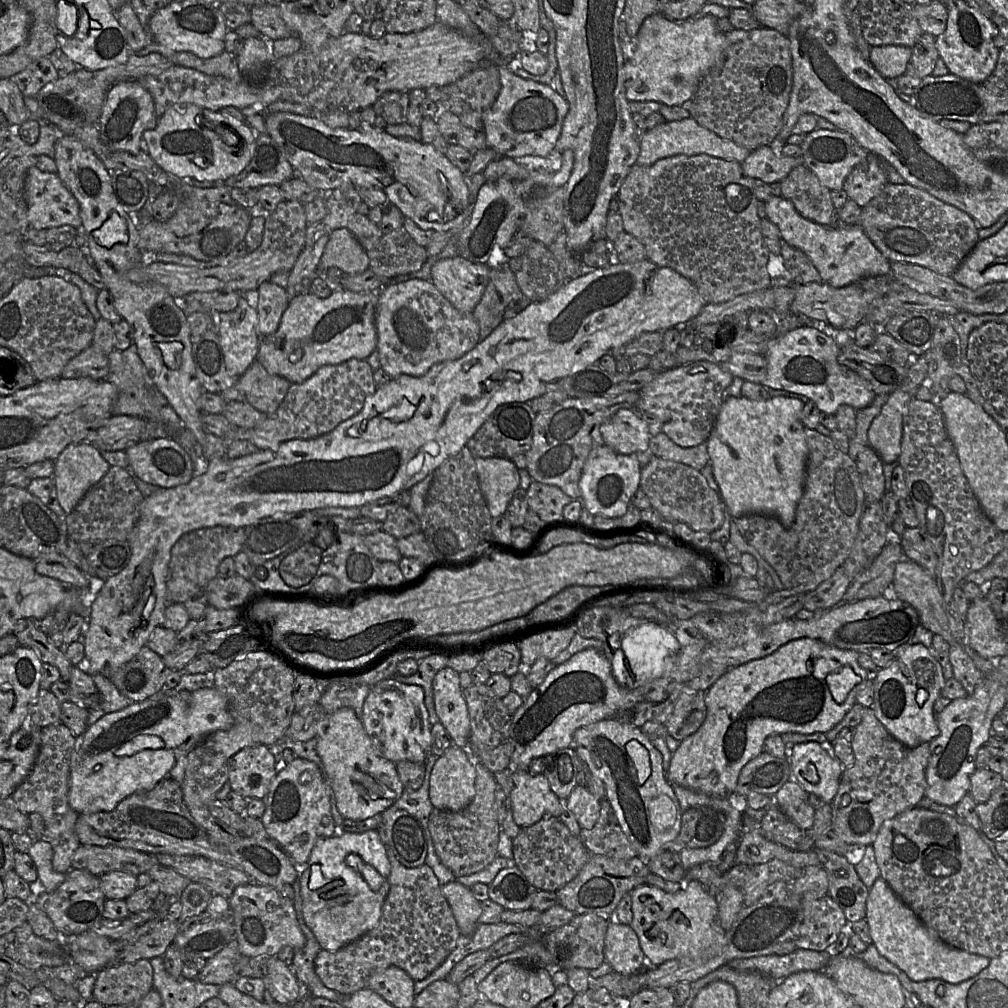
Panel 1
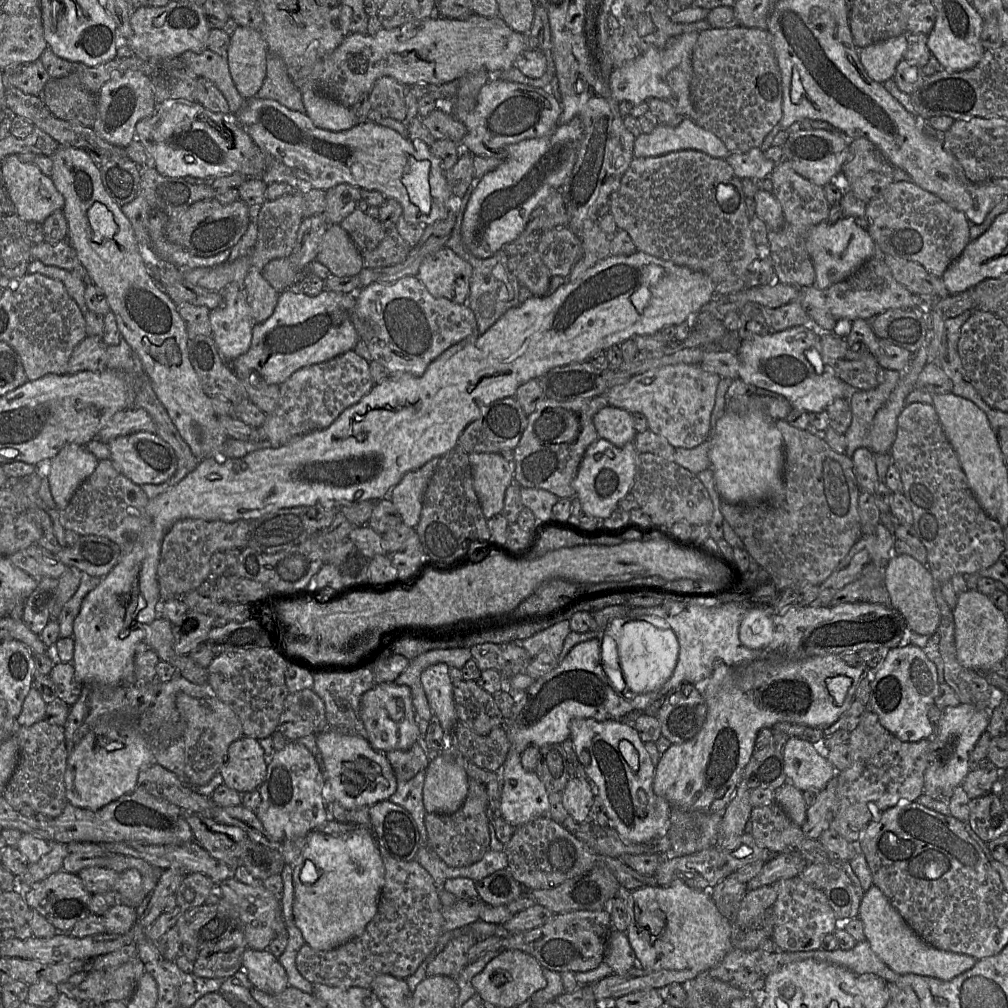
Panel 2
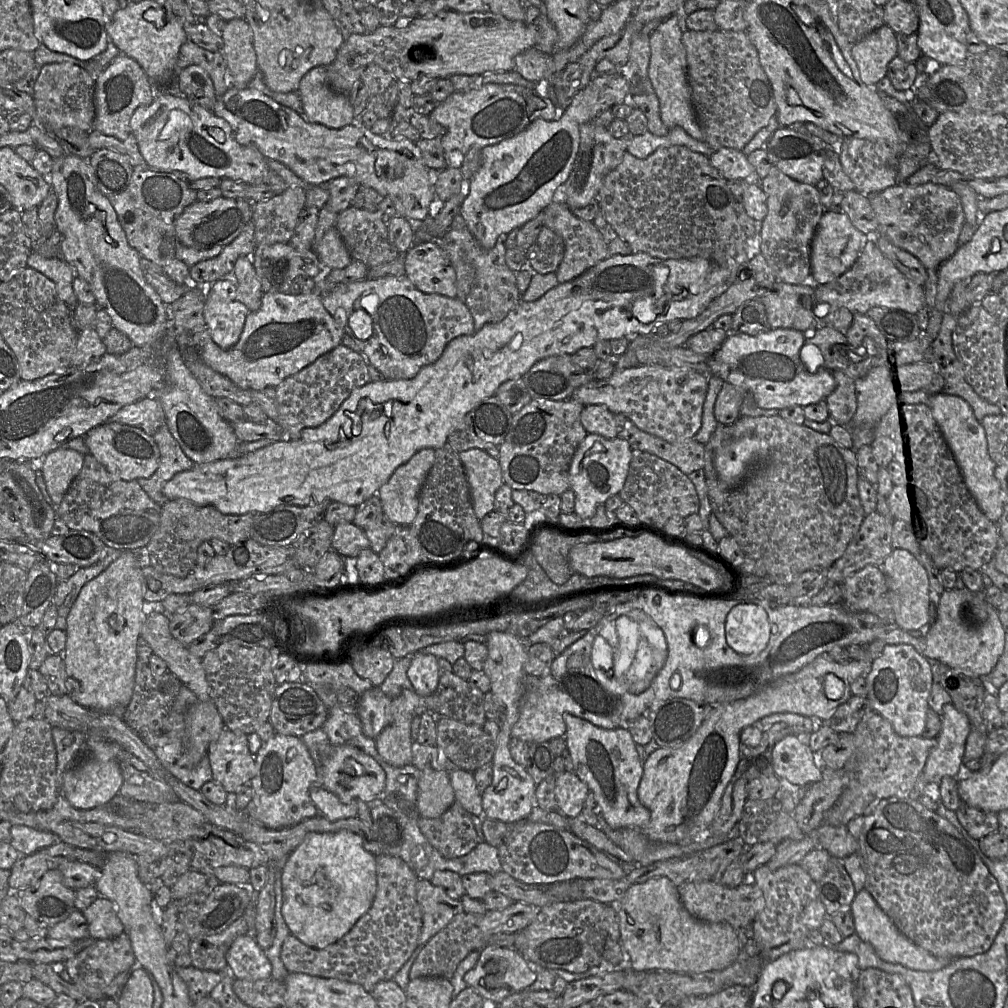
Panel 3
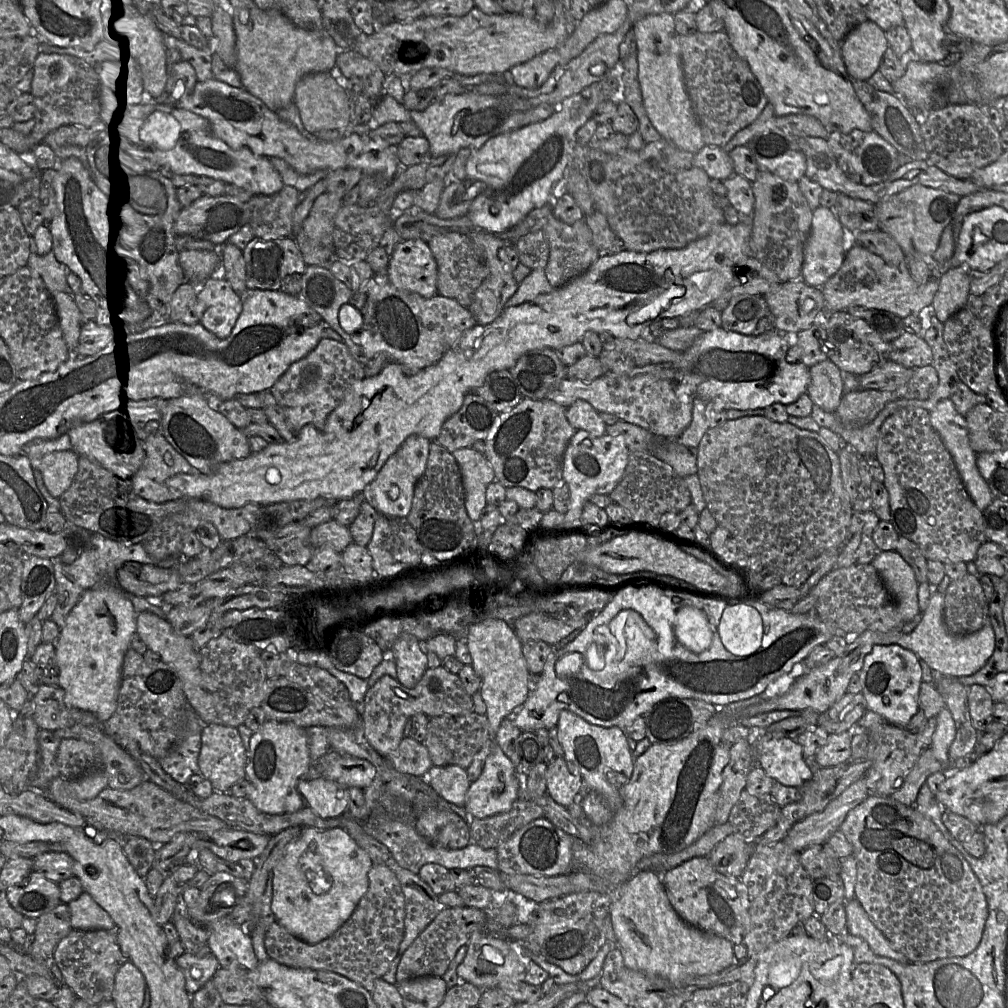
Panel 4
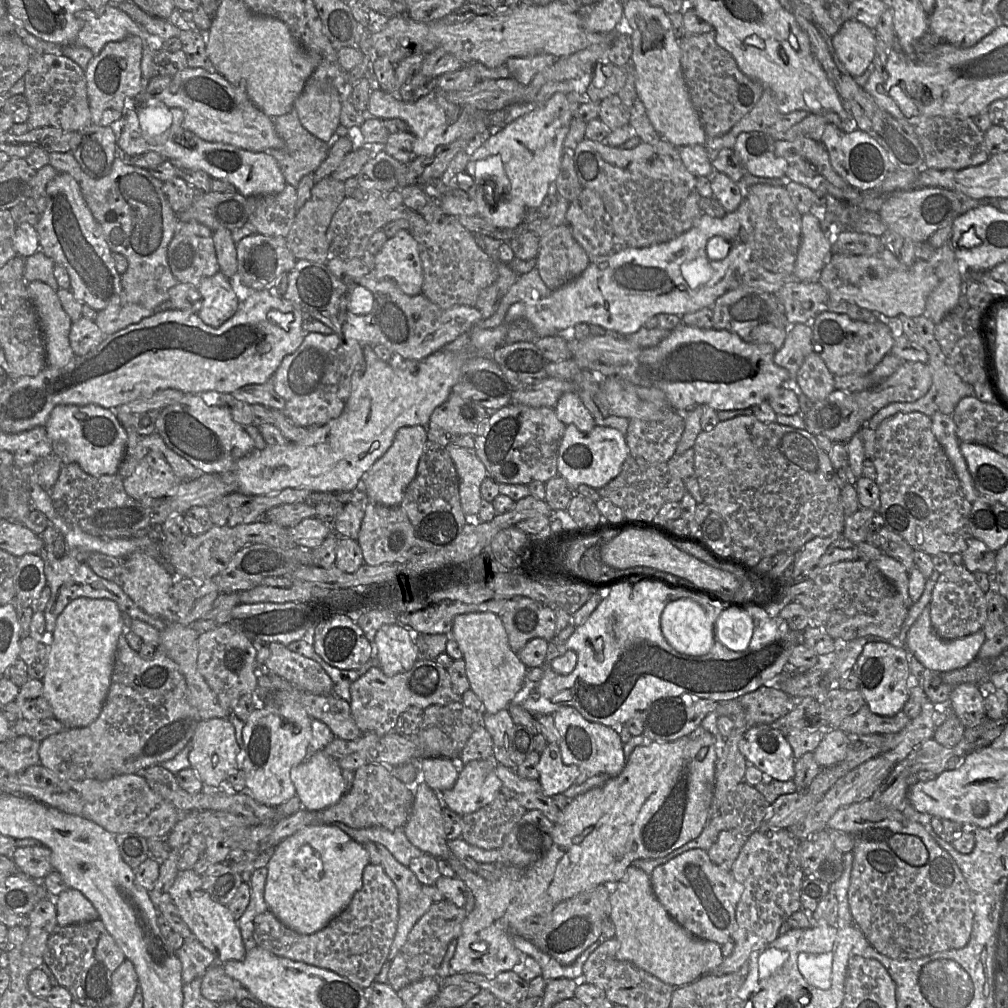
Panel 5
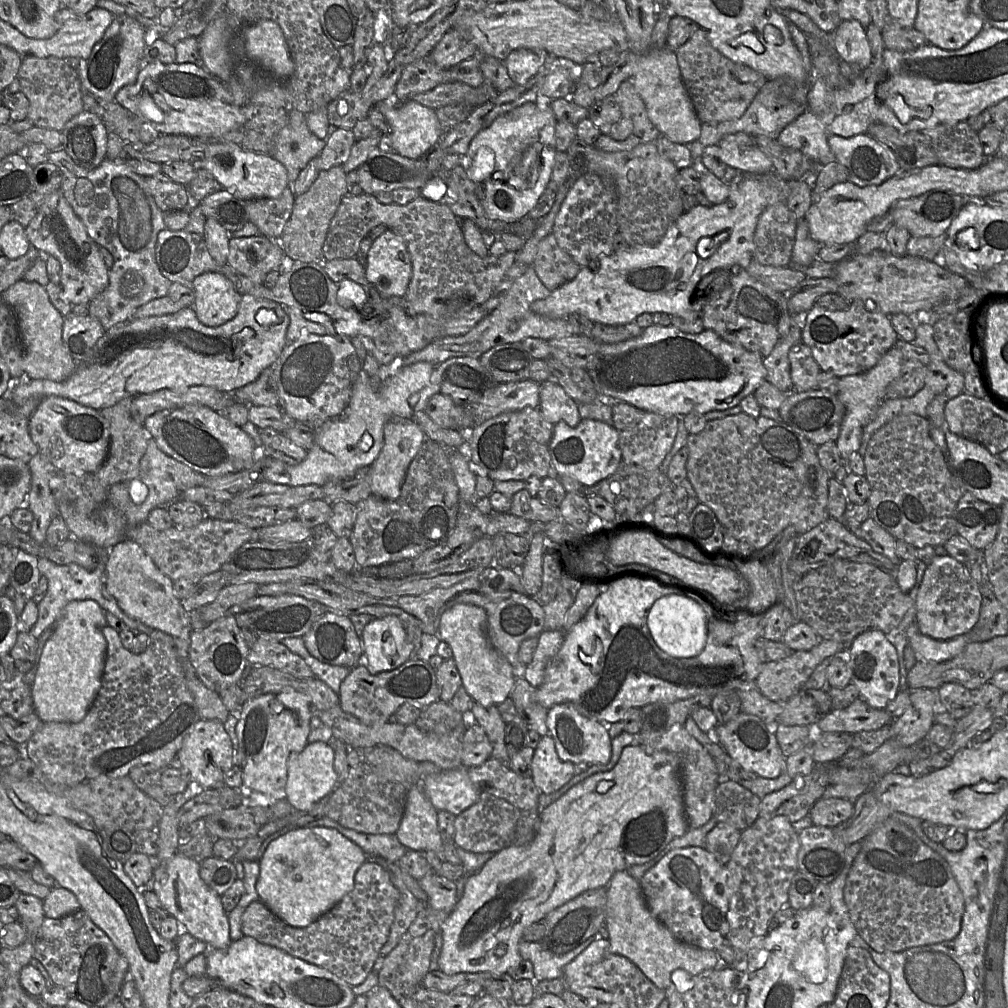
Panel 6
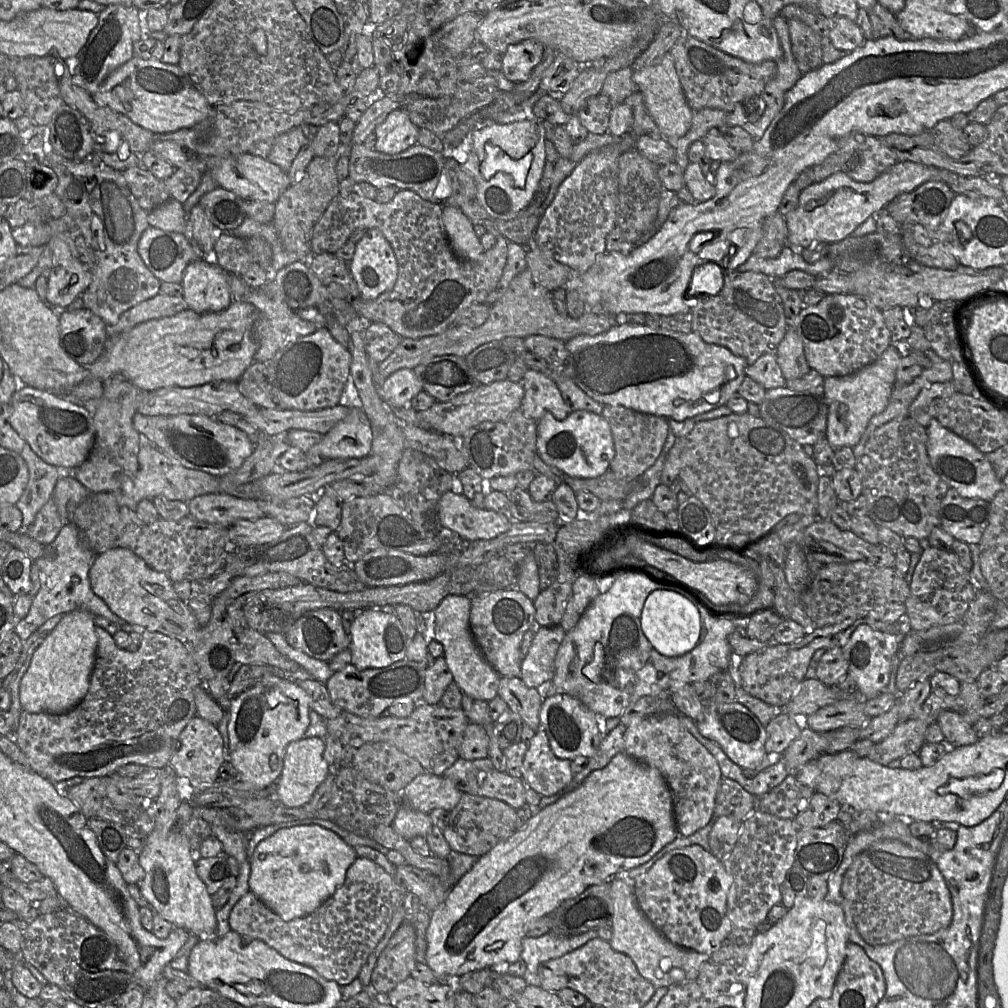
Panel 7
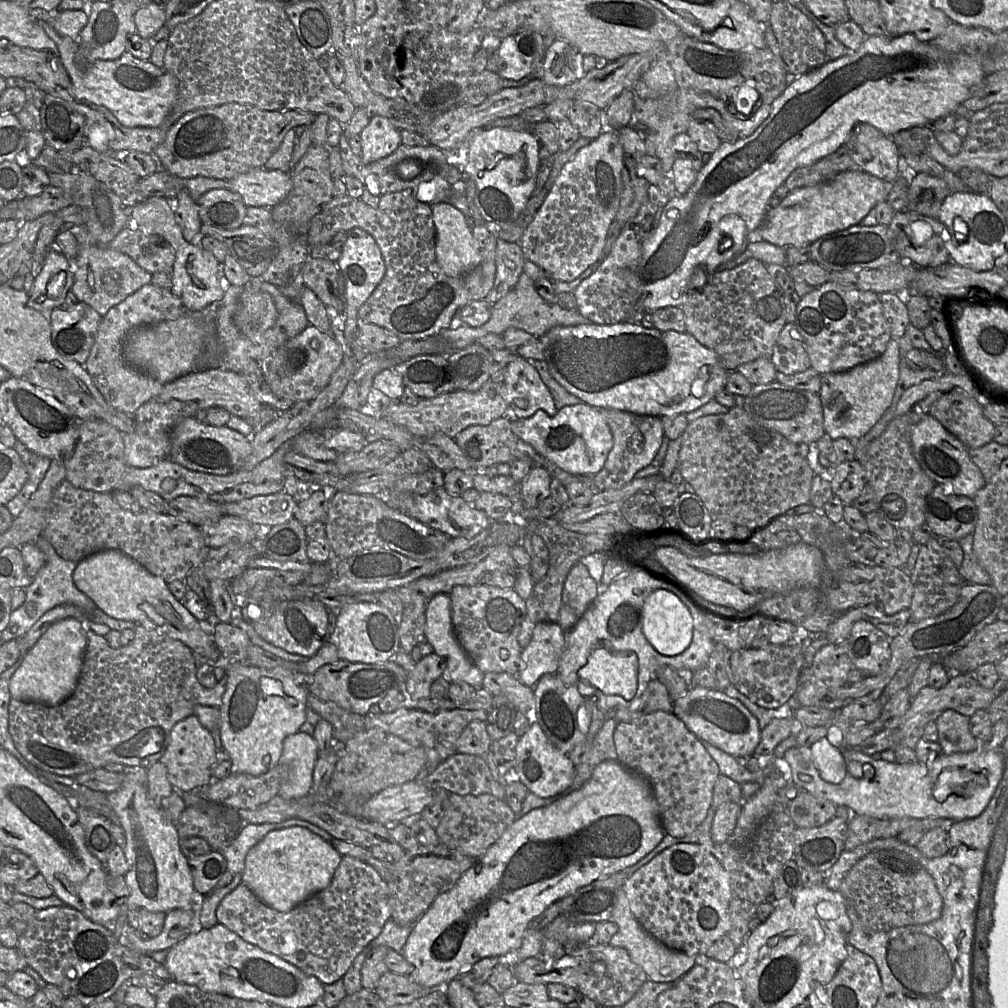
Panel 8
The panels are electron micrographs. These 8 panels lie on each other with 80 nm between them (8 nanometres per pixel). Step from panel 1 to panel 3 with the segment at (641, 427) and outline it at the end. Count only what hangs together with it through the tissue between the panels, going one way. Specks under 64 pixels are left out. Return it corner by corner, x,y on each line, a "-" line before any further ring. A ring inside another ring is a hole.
600,404
585,405
580,419
588,433
596,433
606,438
621,437
624,420
627,420
623,415

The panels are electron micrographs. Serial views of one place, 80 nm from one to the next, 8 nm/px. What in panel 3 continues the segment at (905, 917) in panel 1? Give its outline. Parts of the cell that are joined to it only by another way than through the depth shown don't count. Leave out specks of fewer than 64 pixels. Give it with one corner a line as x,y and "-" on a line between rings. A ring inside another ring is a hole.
864,889
857,892
851,904
850,913
855,925
855,934
869,943
884,961
900,964
912,970
931,972
943,969
952,959
955,959
936,957
915,945
897,929
872,895

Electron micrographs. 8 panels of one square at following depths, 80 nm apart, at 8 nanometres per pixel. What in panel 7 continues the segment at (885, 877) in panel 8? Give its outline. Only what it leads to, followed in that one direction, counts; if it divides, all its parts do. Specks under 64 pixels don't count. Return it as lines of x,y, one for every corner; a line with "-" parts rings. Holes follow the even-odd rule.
893,839
881,840
858,854
847,869
841,894
849,904
860,936
870,945
884,945
923,934
932,934
950,925
953,916
951,894
935,862
925,853

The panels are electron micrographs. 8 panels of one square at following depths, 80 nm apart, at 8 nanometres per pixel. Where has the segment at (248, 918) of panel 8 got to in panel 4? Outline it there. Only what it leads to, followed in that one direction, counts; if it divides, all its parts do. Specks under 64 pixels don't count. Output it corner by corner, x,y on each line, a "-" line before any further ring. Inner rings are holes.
373,865
368,872
369,886
350,918
330,937
310,944
291,934
278,921
265,933
269,958
293,968
326,970
362,985
370,993
375,981
389,970
404,936
405,898
395,873
385,865

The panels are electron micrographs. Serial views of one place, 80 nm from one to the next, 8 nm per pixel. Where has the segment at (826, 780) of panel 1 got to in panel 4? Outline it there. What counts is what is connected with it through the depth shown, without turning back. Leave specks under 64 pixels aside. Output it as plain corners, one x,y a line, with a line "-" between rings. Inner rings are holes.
760,733
758,743
758,767
775,782
800,787
814,775
806,762
802,746
796,740

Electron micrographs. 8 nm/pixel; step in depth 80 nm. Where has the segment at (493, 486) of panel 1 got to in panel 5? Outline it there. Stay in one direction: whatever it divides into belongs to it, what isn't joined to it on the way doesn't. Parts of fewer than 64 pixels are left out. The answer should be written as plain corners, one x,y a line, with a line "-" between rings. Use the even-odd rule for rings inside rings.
446,446
459,480
459,496
464,515
478,515
481,506
480,486
488,476
485,465
475,449

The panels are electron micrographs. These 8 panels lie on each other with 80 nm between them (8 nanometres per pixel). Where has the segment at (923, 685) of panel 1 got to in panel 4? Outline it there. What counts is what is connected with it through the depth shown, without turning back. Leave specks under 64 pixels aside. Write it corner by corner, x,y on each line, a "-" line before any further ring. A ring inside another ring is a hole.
876,645
864,658
858,674
868,710
879,714
889,724
905,728
919,711
919,692
923,681
918,656
900,645

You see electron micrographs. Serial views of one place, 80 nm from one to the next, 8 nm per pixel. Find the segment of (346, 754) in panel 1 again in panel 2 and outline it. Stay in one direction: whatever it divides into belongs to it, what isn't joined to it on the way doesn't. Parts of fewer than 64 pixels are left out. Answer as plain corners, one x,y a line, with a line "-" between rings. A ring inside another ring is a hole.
327,728
317,735
317,746
326,767
327,795
344,809
370,808
396,792
397,777
386,753
374,749
368,739

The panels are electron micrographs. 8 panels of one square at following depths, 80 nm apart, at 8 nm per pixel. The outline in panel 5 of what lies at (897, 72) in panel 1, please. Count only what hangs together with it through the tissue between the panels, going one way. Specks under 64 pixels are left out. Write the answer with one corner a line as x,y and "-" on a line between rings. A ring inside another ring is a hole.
848,20
832,36
834,50
853,77
863,75
872,65
877,35
859,21

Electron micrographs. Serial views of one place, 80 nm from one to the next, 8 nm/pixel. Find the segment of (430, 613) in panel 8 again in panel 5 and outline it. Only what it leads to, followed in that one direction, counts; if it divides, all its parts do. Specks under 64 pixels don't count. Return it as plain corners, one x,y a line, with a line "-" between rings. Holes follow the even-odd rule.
490,612
458,615
453,621
451,637
463,654
470,690
482,701
485,713
495,714
518,701
523,694
528,668
511,649
498,615

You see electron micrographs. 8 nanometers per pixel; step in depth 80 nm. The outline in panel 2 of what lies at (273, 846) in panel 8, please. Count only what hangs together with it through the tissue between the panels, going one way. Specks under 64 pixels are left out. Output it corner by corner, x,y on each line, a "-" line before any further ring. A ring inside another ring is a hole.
369,827
347,834
314,831
306,837
306,848
293,864
293,918
308,946
332,950
361,935
374,918
385,883
385,867

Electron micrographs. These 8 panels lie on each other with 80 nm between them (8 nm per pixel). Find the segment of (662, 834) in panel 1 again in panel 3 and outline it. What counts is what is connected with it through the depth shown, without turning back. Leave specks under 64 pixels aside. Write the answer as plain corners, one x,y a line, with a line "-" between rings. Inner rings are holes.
564,714
564,721
566,724
564,739
571,754
575,773
595,796
604,820
614,829
642,830
650,820
650,811
638,798
643,762
629,730
601,728
571,714

